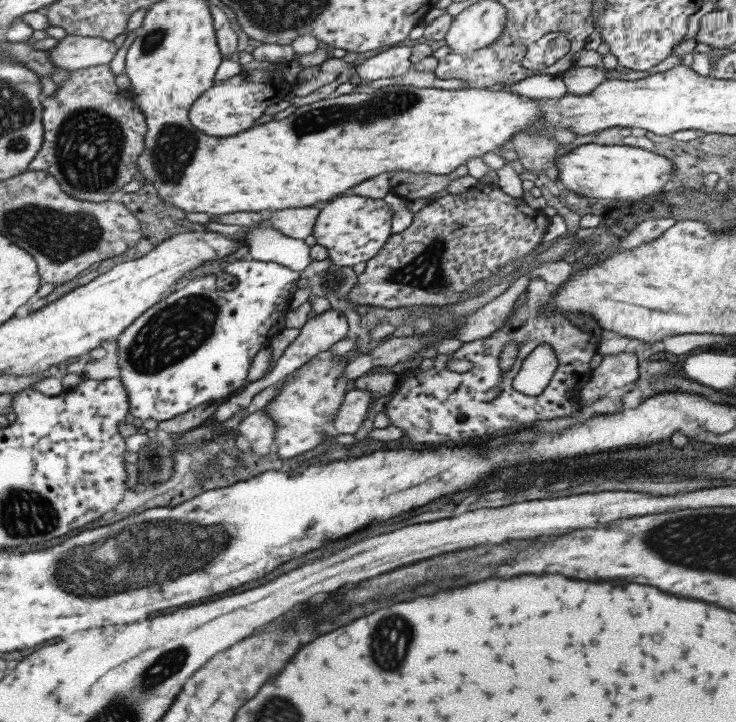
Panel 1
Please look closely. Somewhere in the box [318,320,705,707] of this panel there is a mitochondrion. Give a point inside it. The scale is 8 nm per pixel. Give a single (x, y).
(391, 640)

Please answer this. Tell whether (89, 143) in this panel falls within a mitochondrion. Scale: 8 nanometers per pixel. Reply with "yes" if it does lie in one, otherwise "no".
yes

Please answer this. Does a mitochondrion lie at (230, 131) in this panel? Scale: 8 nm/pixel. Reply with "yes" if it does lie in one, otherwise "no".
no

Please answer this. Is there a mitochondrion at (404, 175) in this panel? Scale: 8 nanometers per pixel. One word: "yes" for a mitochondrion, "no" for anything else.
no

